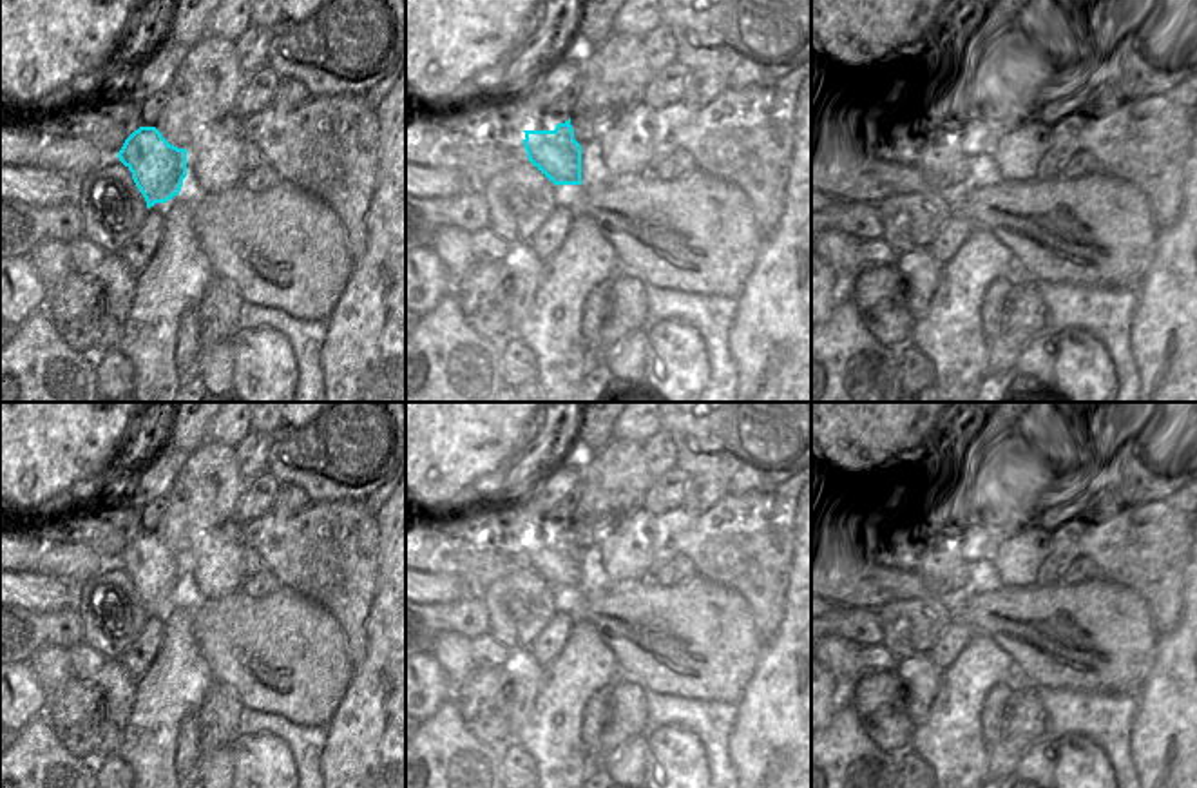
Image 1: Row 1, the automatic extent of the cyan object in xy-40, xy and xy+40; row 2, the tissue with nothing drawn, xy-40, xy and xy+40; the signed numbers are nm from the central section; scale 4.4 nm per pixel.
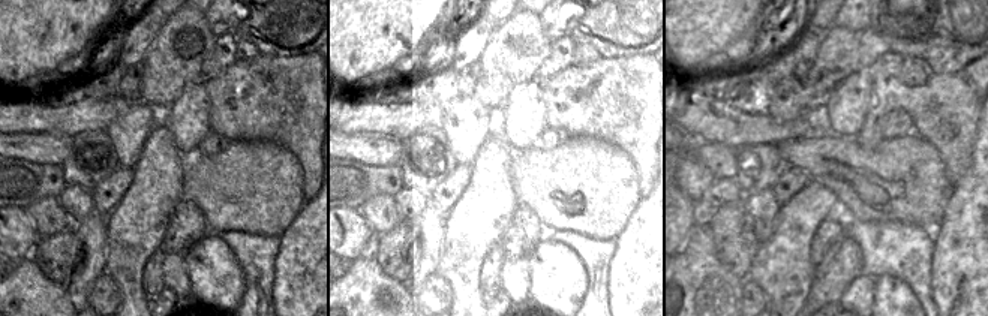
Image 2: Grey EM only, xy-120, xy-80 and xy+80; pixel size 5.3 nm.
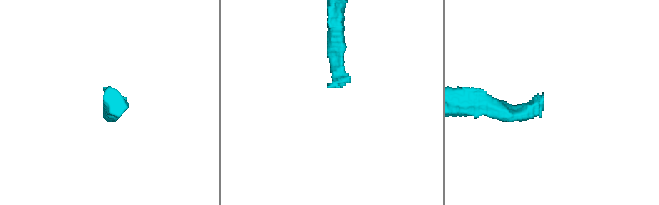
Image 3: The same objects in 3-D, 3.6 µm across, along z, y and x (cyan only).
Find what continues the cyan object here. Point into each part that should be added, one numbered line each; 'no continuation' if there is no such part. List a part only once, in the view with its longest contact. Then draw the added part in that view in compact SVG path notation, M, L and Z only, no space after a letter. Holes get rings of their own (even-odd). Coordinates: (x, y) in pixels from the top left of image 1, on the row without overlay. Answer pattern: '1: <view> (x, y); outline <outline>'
1: xy (558, 518); outline M567 500L556 504L532 529L525 529L523 536L554 536L558 529L565 529L570 522L572 509Z

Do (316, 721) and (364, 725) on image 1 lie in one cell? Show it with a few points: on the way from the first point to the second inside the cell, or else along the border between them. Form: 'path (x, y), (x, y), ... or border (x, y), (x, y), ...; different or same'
border (335, 707), (323, 765); different

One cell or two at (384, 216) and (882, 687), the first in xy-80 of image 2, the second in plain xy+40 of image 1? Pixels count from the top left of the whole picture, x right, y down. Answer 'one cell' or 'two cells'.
two cells

